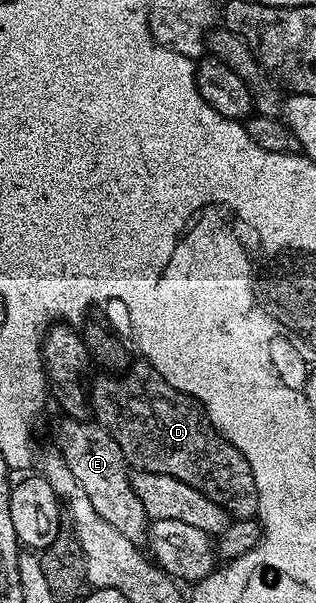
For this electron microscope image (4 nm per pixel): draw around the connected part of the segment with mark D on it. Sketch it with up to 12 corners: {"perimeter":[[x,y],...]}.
{"perimeter":[[154,370],[103,374],[91,411],[132,469],[236,520],[253,470],[203,405]]}

